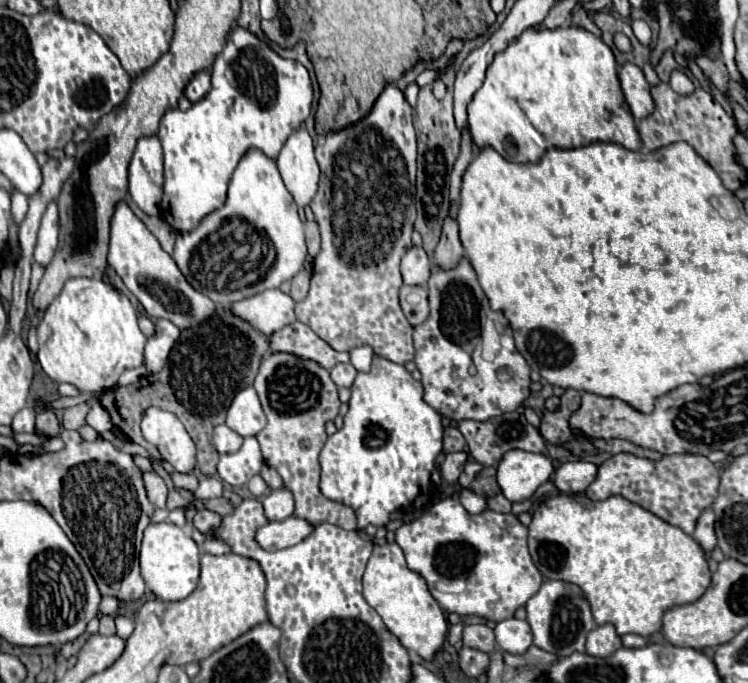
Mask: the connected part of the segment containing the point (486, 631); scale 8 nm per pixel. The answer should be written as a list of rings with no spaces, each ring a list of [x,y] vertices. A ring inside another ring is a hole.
[[[485,623],[477,625],[467,625],[463,629],[463,645],[471,649],[479,649],[485,653],[491,653],[495,649],[495,635],[493,629],[487,627]]]

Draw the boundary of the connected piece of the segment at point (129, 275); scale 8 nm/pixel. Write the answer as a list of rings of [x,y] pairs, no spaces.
[[[125,201],[117,203],[111,219],[111,245],[107,263],[117,271],[127,289],[139,299],[153,321],[169,319],[179,329],[189,329],[203,325],[205,319],[213,317],[213,311],[217,311],[217,305],[207,295],[201,295],[199,291],[189,287],[173,257],[163,251],[155,235],[143,225],[141,219],[133,215]]]

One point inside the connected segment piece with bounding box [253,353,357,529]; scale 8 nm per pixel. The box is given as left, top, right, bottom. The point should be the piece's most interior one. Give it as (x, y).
(298, 397)

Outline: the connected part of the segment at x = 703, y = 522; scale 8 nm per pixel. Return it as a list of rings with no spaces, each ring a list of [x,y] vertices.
[[[707,507],[701,517],[697,519],[697,527],[695,527],[695,533],[693,537],[701,543],[703,551],[707,553],[707,557],[711,555],[711,549],[717,545],[715,541],[715,531],[713,531],[713,523],[715,523],[715,515],[713,515],[713,509]]]

